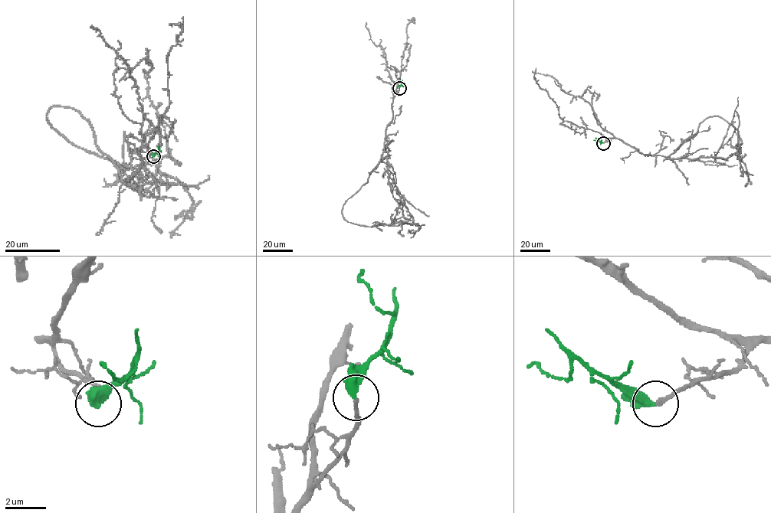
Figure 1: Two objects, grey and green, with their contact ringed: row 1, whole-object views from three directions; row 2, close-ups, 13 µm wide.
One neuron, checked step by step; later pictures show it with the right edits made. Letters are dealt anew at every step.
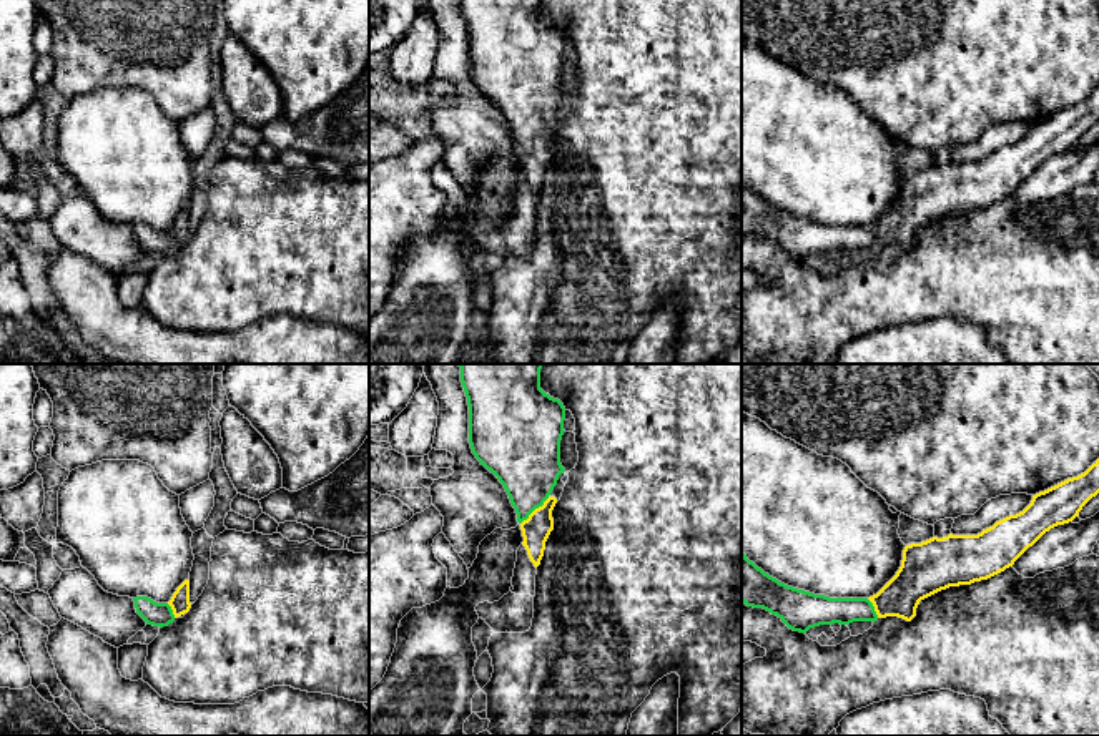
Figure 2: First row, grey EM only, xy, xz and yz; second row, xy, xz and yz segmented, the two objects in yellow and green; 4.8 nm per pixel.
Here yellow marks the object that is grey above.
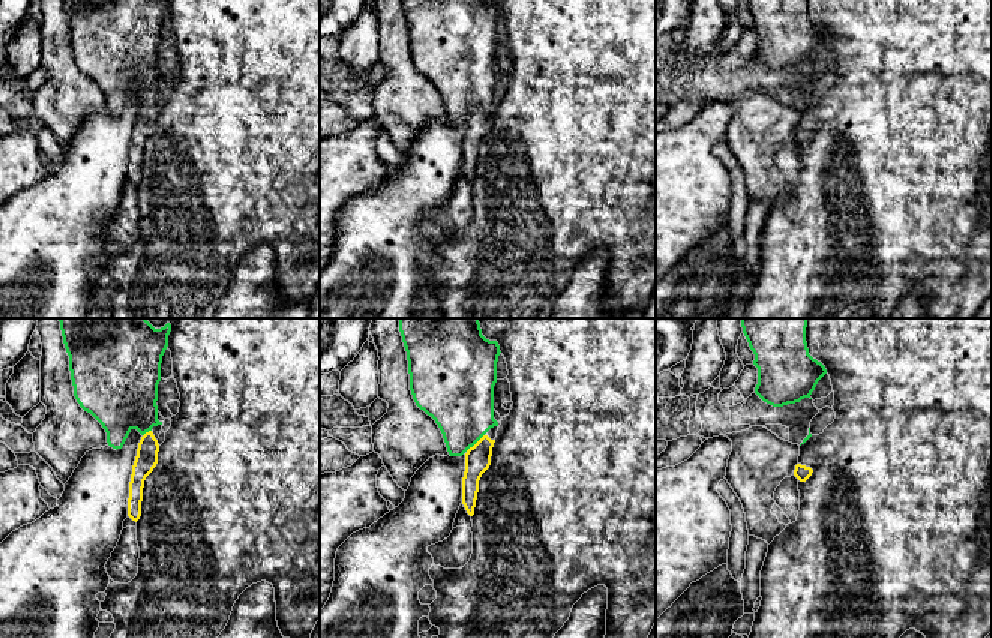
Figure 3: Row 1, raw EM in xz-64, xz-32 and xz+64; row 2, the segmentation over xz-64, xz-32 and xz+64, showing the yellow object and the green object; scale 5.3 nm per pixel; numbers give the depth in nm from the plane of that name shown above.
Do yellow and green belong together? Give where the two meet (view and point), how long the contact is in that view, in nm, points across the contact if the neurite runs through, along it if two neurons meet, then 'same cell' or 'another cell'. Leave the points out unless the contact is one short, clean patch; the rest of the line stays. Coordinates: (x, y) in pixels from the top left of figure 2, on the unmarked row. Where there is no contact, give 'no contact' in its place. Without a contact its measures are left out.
meets yellow in xz at (534, 138); contact 190 nm long; runs through xz (536, 158), (534, 138), (529, 125), (526, 88); same cell

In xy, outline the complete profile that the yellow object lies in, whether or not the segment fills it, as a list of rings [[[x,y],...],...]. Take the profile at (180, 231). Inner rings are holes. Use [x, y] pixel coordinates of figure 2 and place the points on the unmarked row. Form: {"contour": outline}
{"contour": [[[185,208],[168,231],[156,231],[148,224],[133,226],[136,241],[153,254],[168,254],[178,244],[190,239],[190,208]]]}

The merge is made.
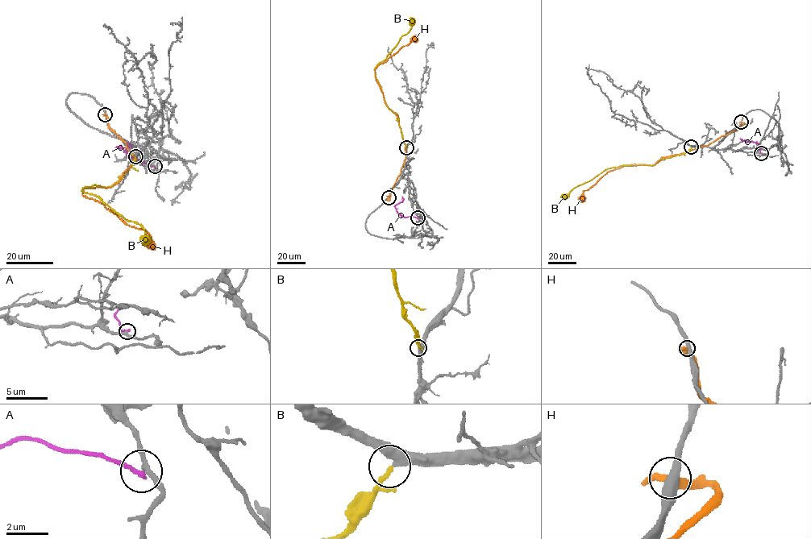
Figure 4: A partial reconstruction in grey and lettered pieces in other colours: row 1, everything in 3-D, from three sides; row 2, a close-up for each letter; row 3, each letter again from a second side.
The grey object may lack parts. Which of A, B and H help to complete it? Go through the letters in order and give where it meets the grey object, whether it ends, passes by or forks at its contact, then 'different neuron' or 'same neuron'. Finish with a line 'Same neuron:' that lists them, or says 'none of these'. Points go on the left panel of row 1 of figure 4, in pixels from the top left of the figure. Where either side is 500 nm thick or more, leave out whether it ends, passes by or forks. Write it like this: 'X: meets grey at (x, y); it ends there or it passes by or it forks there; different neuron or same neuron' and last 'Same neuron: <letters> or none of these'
A: meets grey at (155, 166); it ends there; different neuron
B: meets grey at (135, 156); it ends there; same neuron
H: meets grey at (105, 114); it passes by; different neuron
Same neuron: B

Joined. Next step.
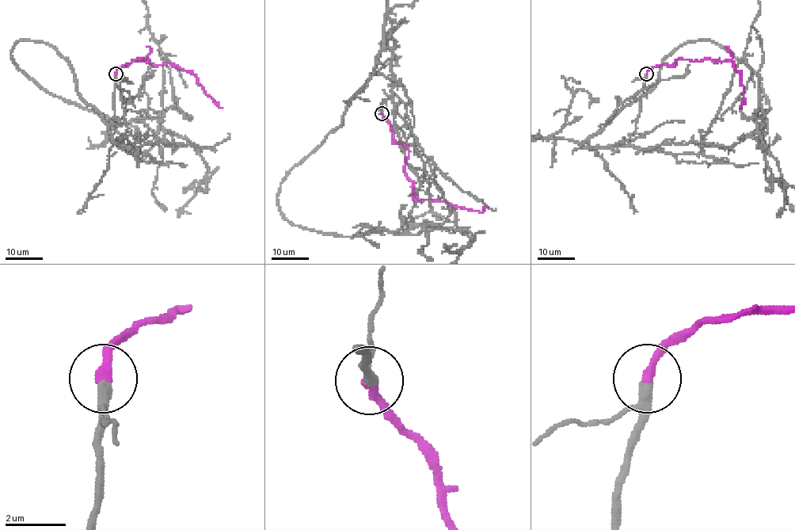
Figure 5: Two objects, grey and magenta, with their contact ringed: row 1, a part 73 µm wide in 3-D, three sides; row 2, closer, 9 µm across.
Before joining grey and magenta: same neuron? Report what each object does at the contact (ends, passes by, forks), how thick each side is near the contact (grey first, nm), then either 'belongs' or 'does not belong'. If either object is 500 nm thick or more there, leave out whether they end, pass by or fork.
grey passes by; magenta ends; calibres 280 and 360 nm; belongs

